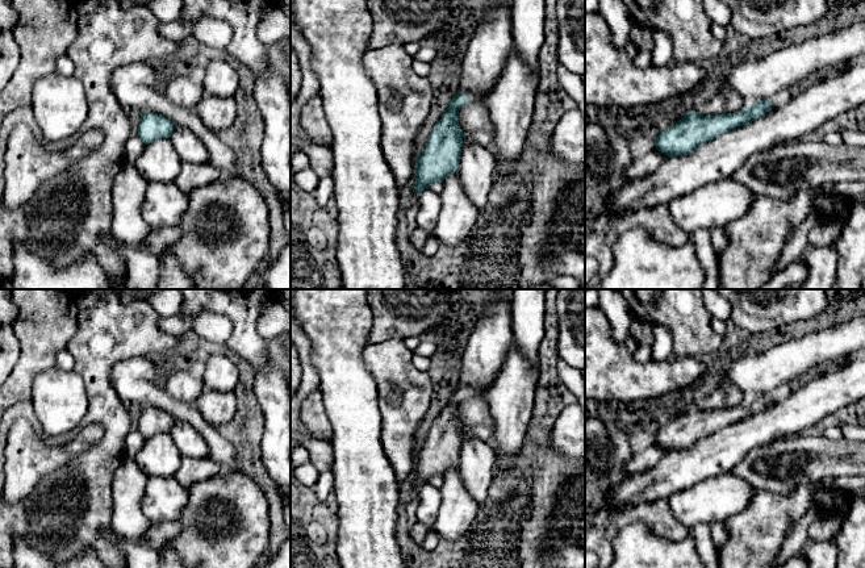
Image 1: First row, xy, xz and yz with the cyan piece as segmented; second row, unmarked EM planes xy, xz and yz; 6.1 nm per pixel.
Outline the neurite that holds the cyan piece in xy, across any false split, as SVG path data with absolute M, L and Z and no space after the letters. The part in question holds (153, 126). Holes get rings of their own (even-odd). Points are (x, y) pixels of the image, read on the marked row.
M147 110L141 116L137 135L145 145L150 145L158 139L170 138L175 126L167 117Z

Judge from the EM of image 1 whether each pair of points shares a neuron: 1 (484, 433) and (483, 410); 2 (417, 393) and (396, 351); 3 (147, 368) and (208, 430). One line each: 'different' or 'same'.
1: same
2: same
3: same

